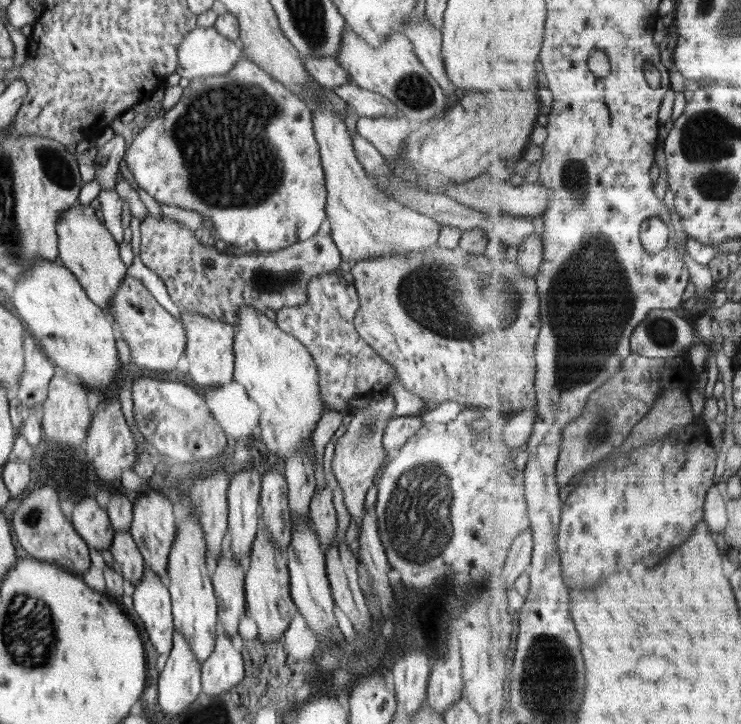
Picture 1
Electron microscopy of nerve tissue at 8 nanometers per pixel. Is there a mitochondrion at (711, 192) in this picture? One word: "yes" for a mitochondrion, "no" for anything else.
yes

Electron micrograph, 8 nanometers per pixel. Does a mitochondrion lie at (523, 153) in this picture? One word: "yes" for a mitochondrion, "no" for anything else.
no

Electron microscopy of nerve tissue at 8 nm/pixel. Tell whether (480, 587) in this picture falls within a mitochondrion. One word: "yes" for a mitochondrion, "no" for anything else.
no

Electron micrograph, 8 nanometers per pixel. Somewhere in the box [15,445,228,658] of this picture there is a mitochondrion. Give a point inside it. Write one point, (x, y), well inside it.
(32, 518)

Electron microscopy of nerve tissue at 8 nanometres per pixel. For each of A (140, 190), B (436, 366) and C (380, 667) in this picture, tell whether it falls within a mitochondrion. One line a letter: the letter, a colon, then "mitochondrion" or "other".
A: other
B: other
C: other

